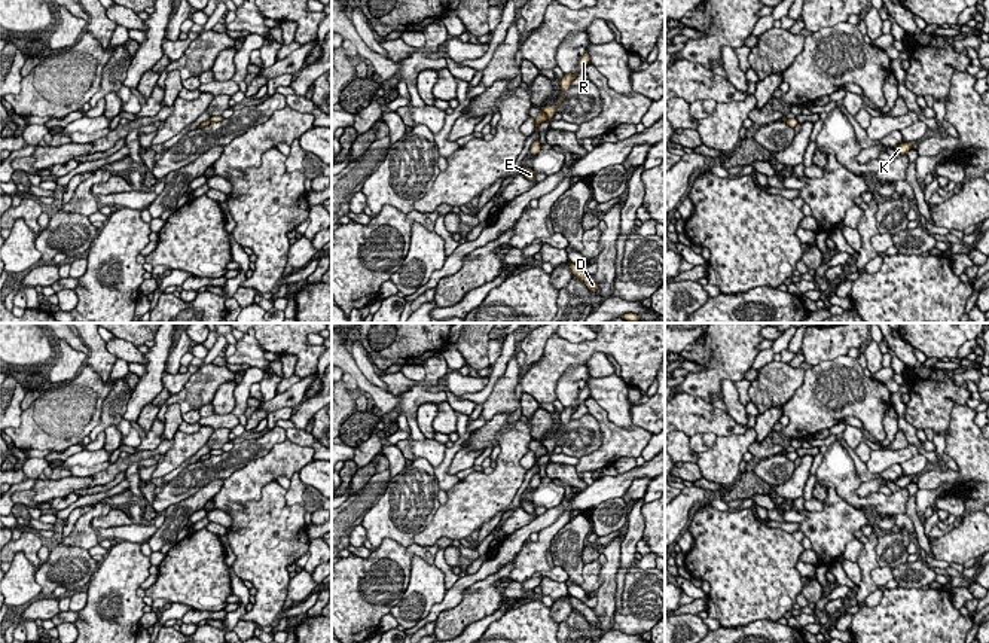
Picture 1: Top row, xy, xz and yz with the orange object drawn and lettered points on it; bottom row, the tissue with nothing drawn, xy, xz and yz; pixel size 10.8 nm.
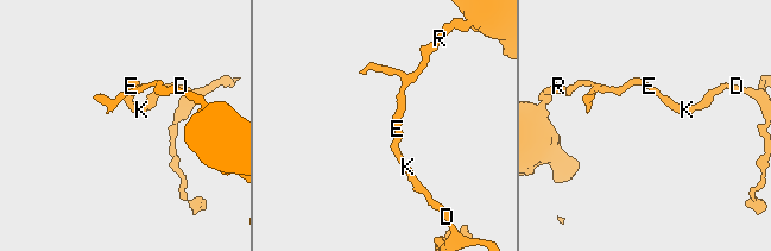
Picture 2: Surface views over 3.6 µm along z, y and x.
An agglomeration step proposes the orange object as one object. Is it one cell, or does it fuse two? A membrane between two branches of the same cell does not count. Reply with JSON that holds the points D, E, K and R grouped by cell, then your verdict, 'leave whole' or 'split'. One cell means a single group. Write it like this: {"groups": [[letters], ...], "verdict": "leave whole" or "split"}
{"groups": [["D", "E", "K"], ["R"]], "verdict": "split"}

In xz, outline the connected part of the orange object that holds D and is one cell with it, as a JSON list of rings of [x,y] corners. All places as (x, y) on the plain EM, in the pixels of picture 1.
[[[568,595],[568,598],[570,598],[571,606],[576,610],[579,610],[580,613],[583,613],[590,625],[598,625],[598,619],[596,619],[593,610],[584,601],[582,601],[576,597],[571,597],[571,595]]]

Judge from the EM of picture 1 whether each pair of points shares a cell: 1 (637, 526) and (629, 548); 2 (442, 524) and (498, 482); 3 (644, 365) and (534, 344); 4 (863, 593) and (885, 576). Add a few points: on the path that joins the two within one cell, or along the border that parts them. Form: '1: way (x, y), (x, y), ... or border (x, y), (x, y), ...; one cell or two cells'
1: way (634, 532), (629, 542); one cell
2: way (455, 520), (476, 499), (485, 496); one cell
3: border (549, 338), (542, 356); two cells
4: border (876, 566), (872, 572), (872, 581), (878, 587); two cells

